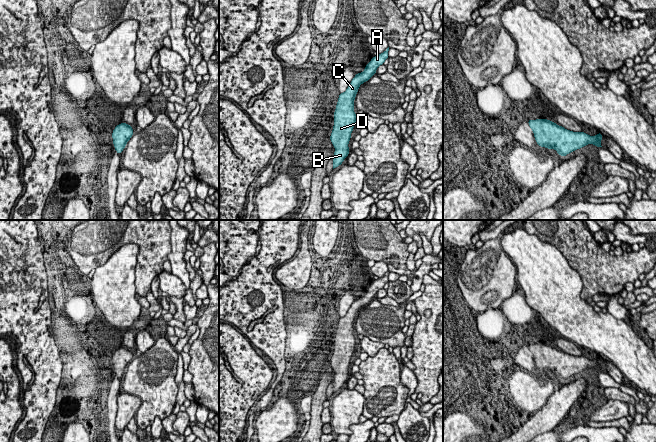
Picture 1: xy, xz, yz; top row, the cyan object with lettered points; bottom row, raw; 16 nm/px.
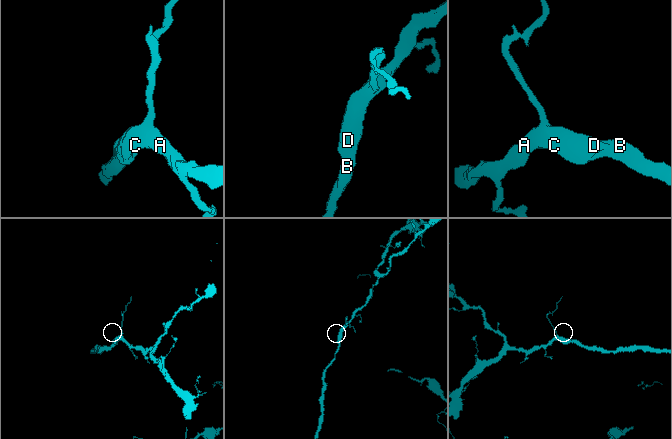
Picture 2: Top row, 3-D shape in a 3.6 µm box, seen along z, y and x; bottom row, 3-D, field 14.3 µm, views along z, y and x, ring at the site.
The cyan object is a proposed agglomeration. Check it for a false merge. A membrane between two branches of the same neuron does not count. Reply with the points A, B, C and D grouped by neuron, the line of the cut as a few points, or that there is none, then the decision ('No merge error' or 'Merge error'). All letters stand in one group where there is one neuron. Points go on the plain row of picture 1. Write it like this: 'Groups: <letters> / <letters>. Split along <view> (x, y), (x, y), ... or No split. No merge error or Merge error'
Groups: A B C D. No split. No merge error

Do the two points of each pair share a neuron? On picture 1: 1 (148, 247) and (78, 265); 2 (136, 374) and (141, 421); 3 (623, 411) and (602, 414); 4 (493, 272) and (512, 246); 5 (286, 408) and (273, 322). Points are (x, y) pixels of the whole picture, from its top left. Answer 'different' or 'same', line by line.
1: same
2: same
3: same
4: different
5: different

